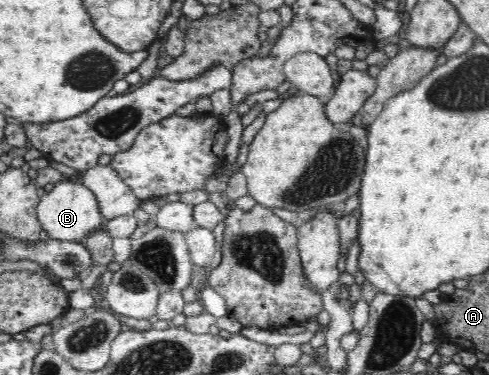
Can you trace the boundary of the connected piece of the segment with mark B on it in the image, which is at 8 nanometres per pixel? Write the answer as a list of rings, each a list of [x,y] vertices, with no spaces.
[[[65,180],[49,186],[46,194],[39,197],[38,203],[35,205],[35,220],[38,221],[42,234],[48,239],[78,243],[105,224],[100,217],[92,192],[78,182]]]

